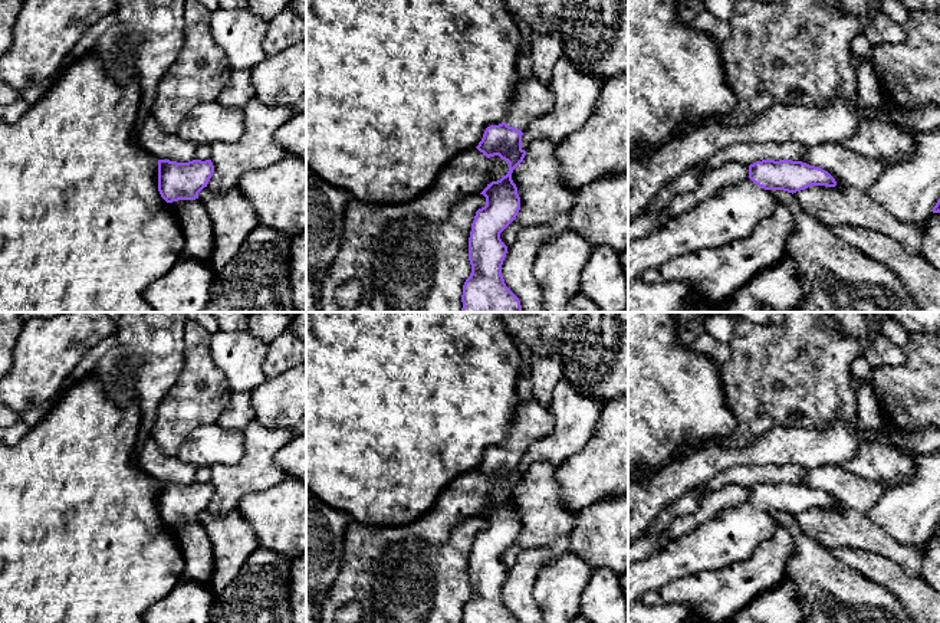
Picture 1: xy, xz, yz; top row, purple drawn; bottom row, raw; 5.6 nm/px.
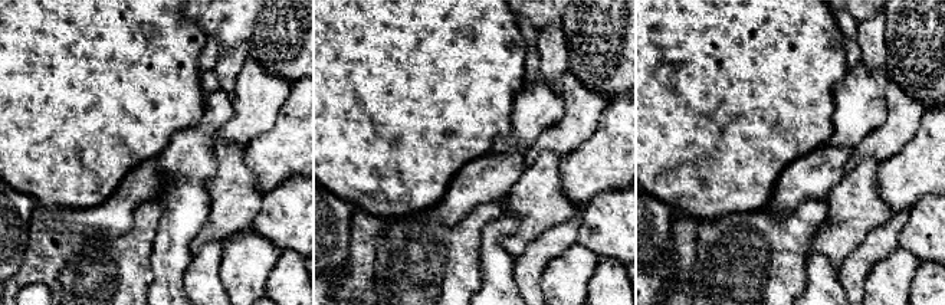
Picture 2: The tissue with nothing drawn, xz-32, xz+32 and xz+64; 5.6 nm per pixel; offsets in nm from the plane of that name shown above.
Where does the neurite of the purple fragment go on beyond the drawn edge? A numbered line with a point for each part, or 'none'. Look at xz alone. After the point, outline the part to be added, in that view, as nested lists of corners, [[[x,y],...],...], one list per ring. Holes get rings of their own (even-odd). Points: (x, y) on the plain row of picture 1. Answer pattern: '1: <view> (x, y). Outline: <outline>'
1: xz (532, 420). Outline: [[[538,399],[519,401],[513,411],[512,427],[507,435],[506,446],[522,455],[540,437],[553,430],[553,414],[549,406]]]

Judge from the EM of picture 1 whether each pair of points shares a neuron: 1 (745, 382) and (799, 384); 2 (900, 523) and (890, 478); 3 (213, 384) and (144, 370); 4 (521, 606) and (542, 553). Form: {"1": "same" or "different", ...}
{"1": "same", "2": "different", "3": "different", "4": "same"}

